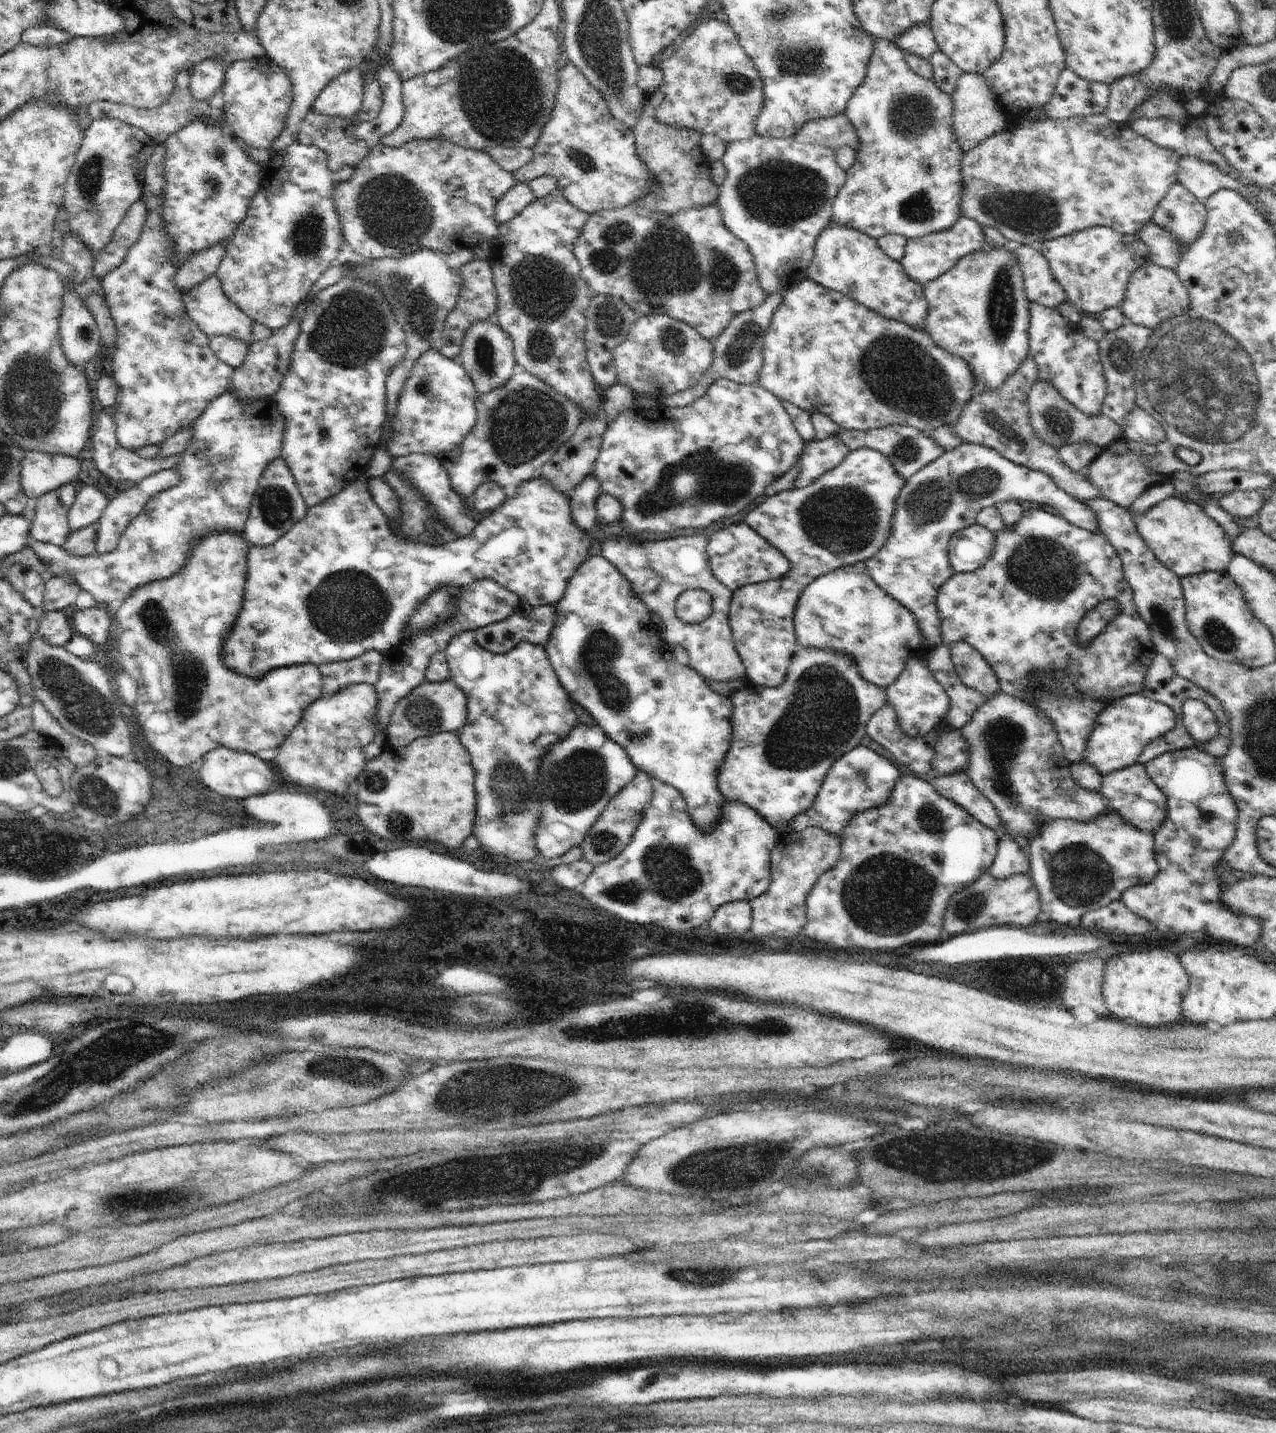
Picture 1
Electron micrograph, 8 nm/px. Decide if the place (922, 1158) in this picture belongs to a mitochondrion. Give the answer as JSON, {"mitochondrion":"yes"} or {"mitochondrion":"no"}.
{"mitochondrion":"yes"}

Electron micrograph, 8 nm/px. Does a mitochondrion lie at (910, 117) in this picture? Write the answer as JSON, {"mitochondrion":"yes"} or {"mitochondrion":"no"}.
{"mitochondrion":"yes"}

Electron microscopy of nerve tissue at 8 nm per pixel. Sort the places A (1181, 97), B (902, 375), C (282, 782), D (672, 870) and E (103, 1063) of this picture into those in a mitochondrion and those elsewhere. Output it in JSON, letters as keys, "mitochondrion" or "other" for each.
{"A":"other","B":"mitochondrion","C":"other","D":"mitochondrion","E":"mitochondrion"}

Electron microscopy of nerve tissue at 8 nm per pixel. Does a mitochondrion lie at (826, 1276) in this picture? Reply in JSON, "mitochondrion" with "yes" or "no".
{"mitochondrion":"yes"}

